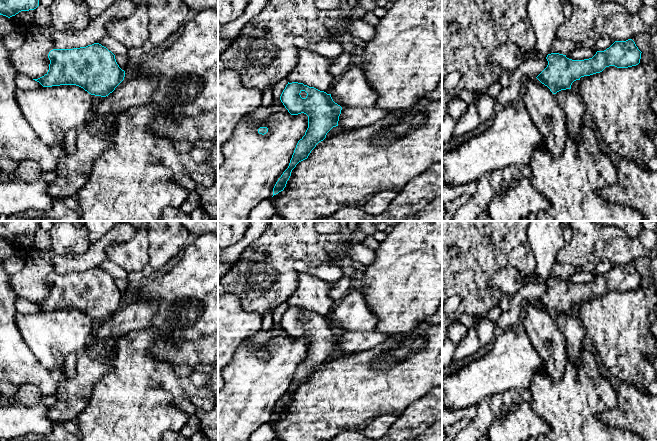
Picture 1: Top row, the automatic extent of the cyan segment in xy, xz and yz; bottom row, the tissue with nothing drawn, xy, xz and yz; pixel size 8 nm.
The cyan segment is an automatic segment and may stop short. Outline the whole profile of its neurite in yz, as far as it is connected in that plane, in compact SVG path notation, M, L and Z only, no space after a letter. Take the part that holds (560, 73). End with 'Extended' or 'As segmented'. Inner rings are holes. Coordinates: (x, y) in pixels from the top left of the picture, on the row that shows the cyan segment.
M632 39L615 41L606 50L597 51L592 58L584 60L572 60L567 58L566 55L551 53L546 57L548 61L547 67L536 78L547 86L553 94L556 94L561 90L571 89L572 83L576 80L580 80L581 77L600 73L606 67L615 66L617 68L628 68L636 66L640 63L641 53Z. As segmented

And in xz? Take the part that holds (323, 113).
M288 82L280 100L291 115L306 114L308 128L298 141L288 168L276 182L273 196L284 190L296 165L307 159L316 145L326 138L327 133L338 126L342 110L333 101L331 94L298 82Z. As segmented

